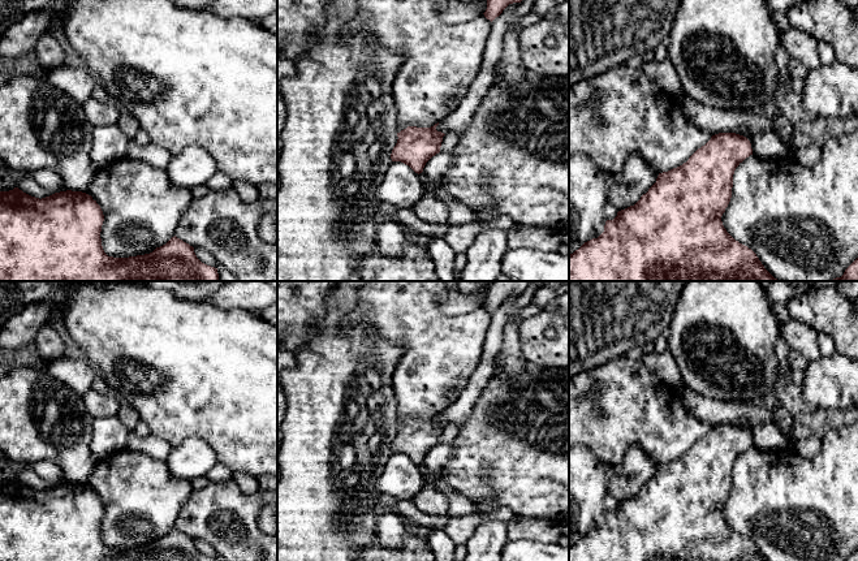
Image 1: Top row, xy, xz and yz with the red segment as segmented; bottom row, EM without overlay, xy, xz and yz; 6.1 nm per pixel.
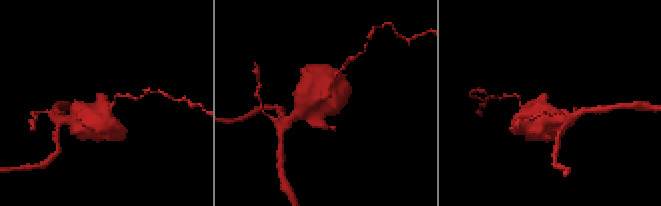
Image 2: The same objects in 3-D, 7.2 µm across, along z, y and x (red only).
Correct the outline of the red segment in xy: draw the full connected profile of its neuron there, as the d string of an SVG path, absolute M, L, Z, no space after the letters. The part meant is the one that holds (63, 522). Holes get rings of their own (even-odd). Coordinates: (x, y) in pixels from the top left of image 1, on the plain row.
M18 479L0 483L0 561L217 561L202 554L194 539L176 527L150 545L108 548L100 530L103 513L100 497L82 483L66 482L42 491Z

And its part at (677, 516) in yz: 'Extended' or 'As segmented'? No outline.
As segmented

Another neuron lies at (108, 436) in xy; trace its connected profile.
M117 415L94 419L91 452L100 461L126 448L129 430Z

